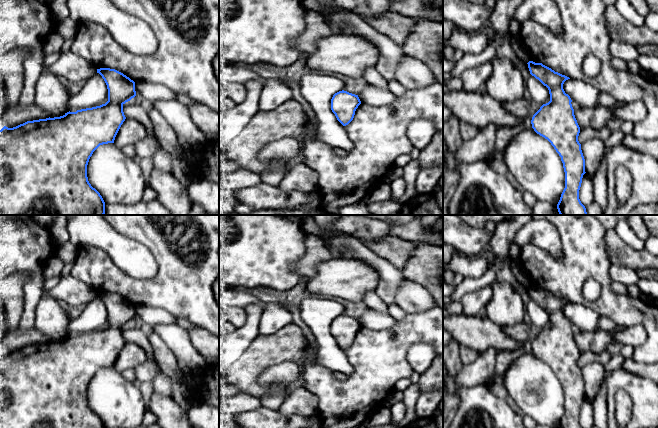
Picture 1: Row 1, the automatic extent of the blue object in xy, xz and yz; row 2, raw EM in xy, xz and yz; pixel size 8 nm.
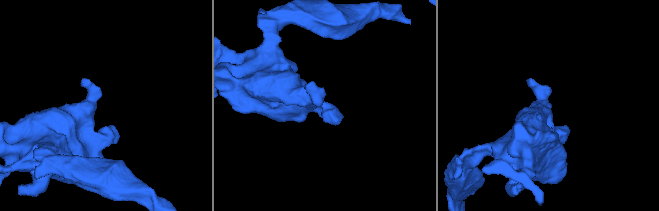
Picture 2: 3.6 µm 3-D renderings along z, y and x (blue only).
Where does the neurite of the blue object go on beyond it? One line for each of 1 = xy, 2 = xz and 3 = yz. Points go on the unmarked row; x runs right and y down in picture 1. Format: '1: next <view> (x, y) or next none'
1: next none
2: next none
3: next none

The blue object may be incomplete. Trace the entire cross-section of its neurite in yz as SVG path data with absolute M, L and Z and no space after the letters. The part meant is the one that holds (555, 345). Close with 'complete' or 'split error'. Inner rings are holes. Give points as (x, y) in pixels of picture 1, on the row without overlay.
M529 285L530 298L549 314L550 325L533 339L534 355L547 363L561 381L565 396L565 412L558 428L582 428L579 414L585 396L585 383L578 365L580 351L574 339L572 324L563 313L569 301L542 287Z; complete

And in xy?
M110 292L97 293L108 313L108 325L100 330L67 336L63 340L27 345L0 354L0 428L105 428L100 417L91 410L87 389L93 376L103 368L114 367L125 345L123 329L136 320L135 306Z; complete

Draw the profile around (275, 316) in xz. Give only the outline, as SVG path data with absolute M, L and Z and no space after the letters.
M267 303L259 323L259 333L274 334L286 325L292 324L292 312L279 304Z

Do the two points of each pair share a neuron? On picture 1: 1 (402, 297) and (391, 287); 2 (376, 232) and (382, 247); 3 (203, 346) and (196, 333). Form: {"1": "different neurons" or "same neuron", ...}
{"1": "different neurons", "2": "different neurons", "3": "same neuron"}

